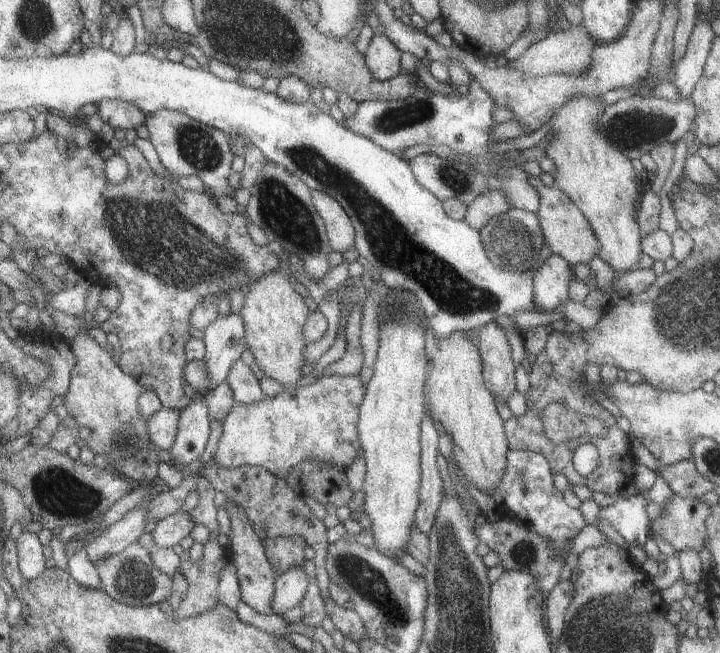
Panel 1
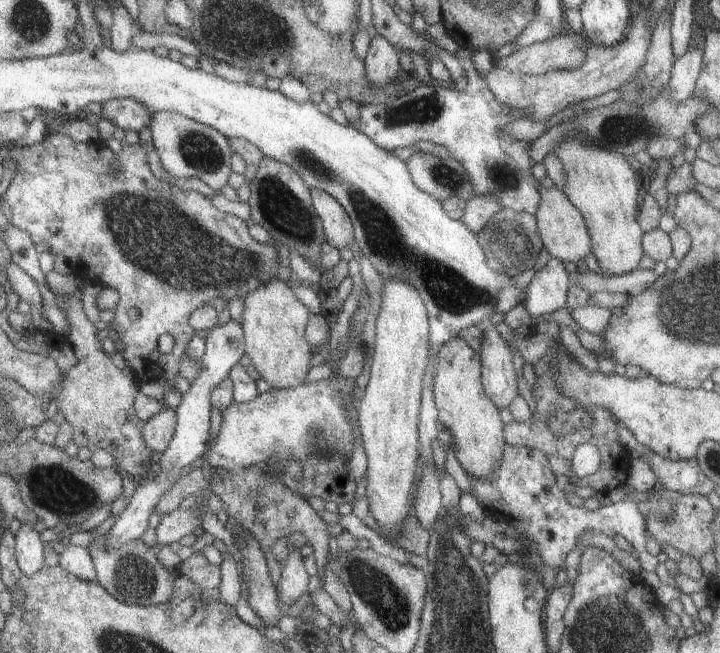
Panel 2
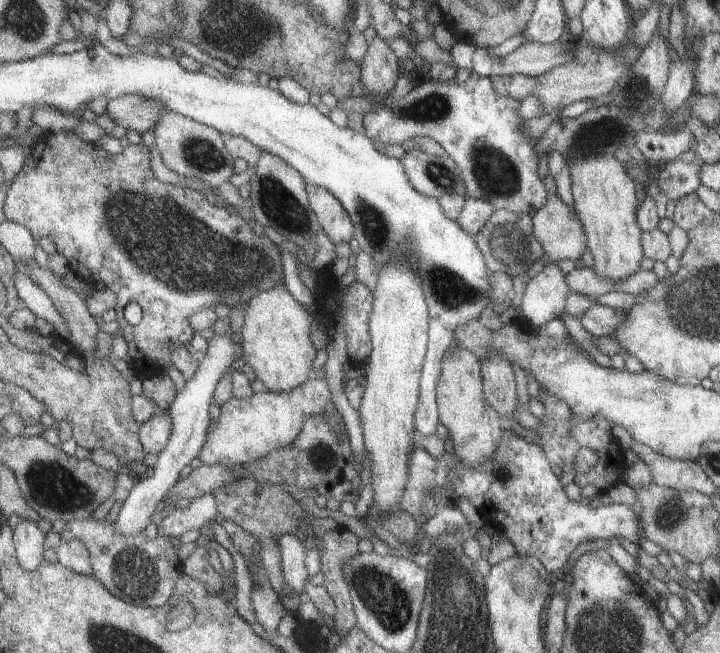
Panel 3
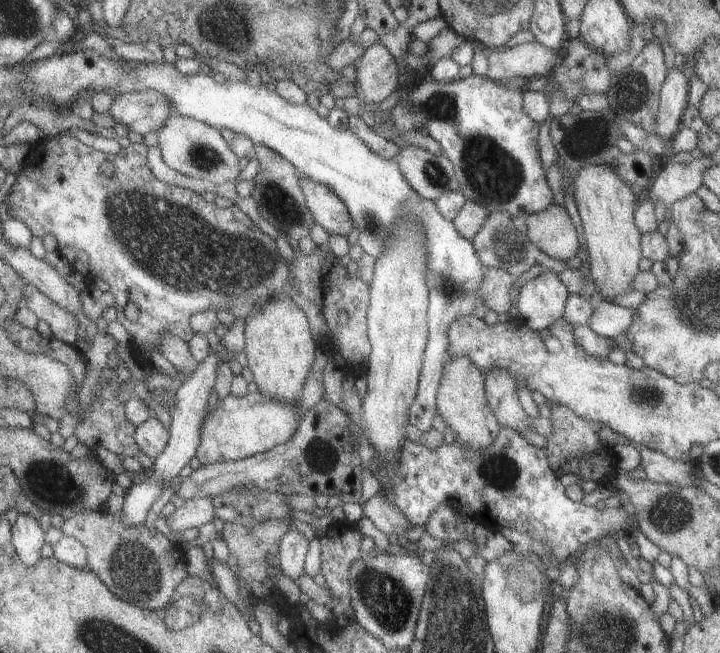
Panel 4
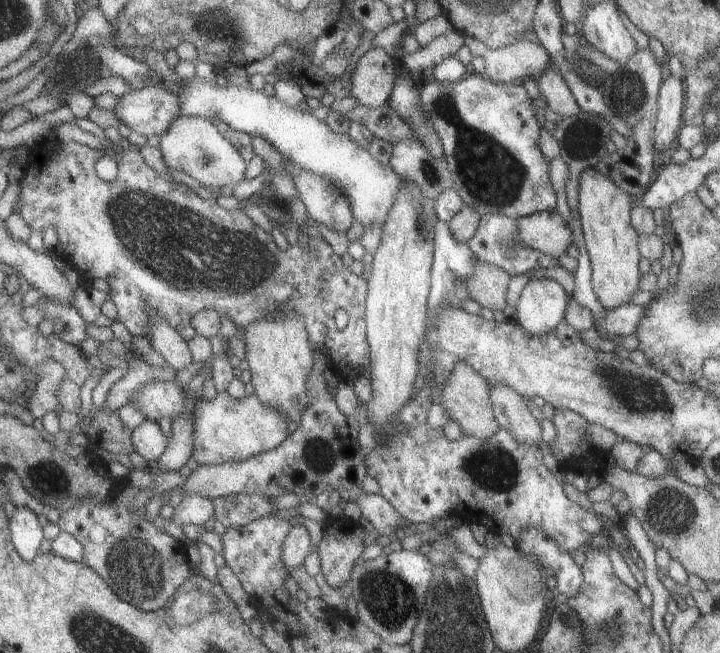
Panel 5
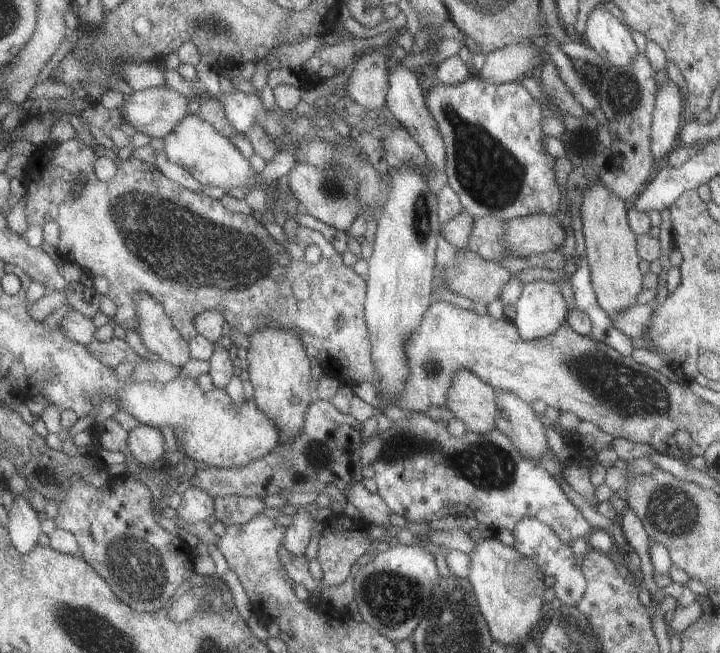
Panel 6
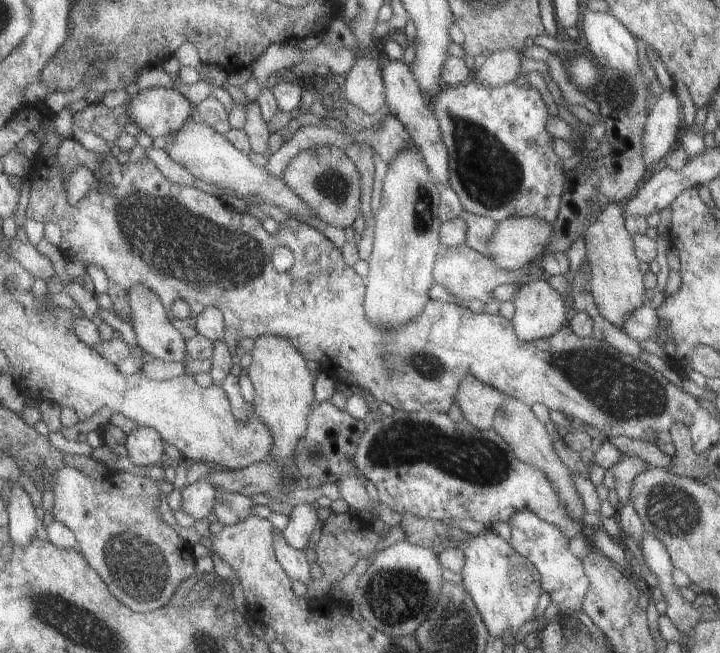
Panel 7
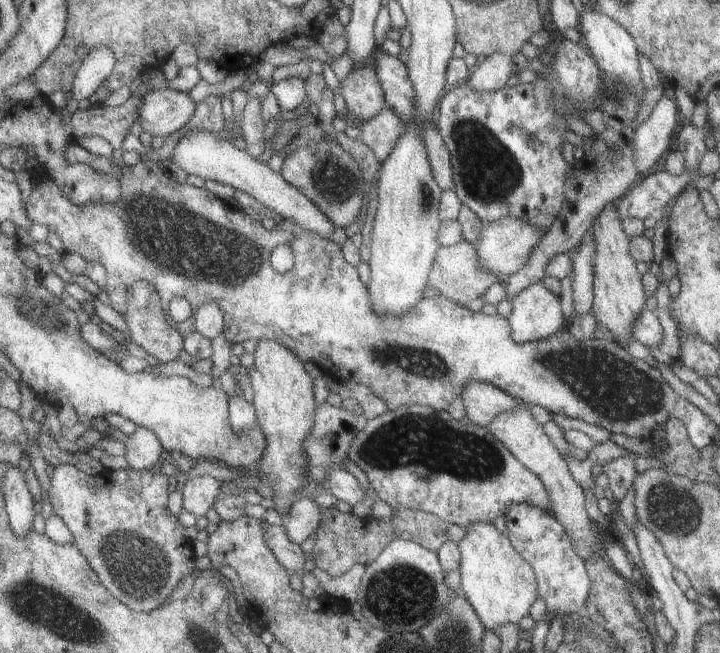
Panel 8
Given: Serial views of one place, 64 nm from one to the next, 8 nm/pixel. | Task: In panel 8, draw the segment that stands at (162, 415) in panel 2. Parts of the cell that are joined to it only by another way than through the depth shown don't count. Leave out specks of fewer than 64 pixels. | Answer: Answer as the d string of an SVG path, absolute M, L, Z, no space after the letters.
M138 427L126 440L125 446L125 459L131 468L138 471L152 469L160 462L165 449L157 433L145 427Z

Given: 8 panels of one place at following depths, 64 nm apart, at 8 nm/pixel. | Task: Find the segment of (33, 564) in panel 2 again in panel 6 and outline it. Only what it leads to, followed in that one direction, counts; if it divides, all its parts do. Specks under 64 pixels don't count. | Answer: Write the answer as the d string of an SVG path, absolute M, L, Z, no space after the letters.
M17 497L14 498L9 513L11 540L22 555L28 555L39 545L39 536L43 532L37 511L27 499Z

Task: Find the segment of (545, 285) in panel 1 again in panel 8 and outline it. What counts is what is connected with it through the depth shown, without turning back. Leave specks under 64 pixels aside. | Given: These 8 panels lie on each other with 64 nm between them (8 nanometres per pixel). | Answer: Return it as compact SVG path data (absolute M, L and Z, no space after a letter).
M541 281L527 285L511 298L511 313L507 316L511 338L516 342L536 341L554 332L566 324L559 308L559 297L553 295Z

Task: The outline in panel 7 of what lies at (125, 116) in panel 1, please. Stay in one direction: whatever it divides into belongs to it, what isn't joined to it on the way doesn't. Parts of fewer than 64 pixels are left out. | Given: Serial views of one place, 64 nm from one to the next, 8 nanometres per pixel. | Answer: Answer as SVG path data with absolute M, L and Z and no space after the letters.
M157 87L128 98L131 122L154 139L173 136L192 116L194 104L178 89Z

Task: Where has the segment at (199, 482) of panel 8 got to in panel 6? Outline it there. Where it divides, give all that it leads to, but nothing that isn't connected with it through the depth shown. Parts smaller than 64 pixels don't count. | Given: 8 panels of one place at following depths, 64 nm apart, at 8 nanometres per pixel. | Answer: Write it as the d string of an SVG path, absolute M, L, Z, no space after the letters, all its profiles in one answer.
M189 486L181 494L181 503L176 509L178 522L198 523L211 518L216 511L214 498L202 488Z

